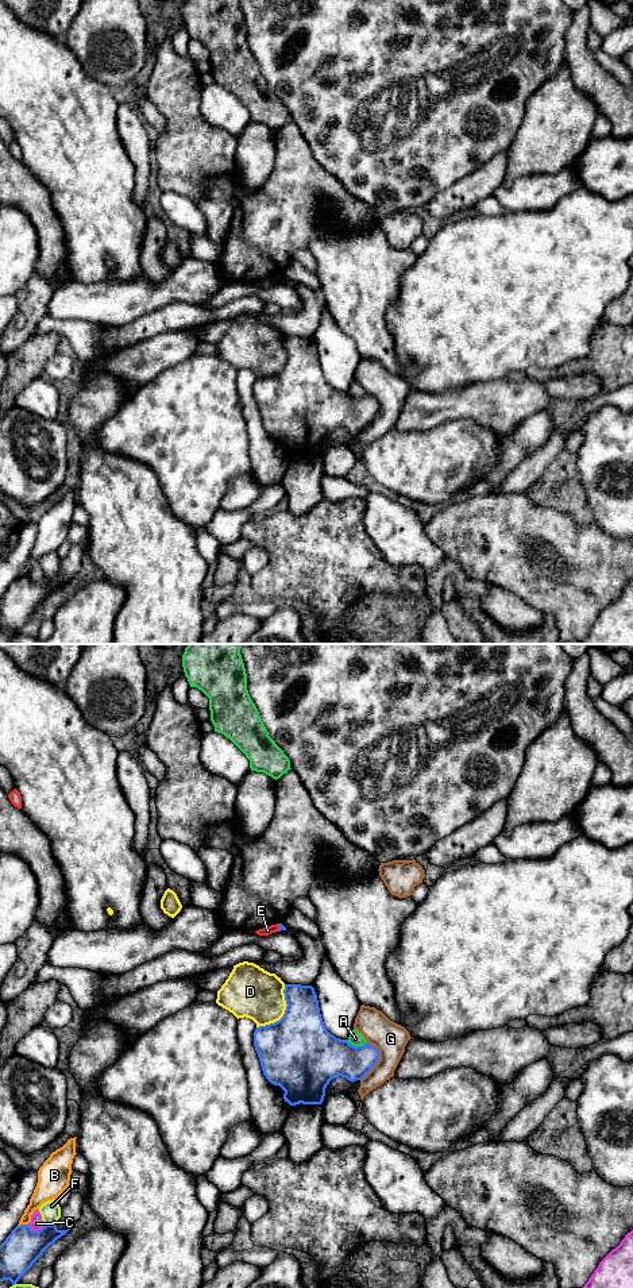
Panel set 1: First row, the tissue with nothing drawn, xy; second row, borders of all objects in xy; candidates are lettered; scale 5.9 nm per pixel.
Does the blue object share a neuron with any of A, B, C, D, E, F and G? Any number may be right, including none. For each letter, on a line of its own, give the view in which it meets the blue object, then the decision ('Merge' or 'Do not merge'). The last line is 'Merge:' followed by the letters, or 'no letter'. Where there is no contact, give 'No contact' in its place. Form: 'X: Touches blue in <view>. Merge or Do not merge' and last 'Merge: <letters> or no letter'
A: Touches blue in xy. Do not merge
B: Touches blue in xy. Do not merge
C: Touches blue in xy. Do not merge
D: Touches blue in xy. Do not merge
E: Touches blue in xy. Do not merge
F: Touches blue in xy. Do not merge
G: Touches blue in xy. Do not merge
Merge: no letter

